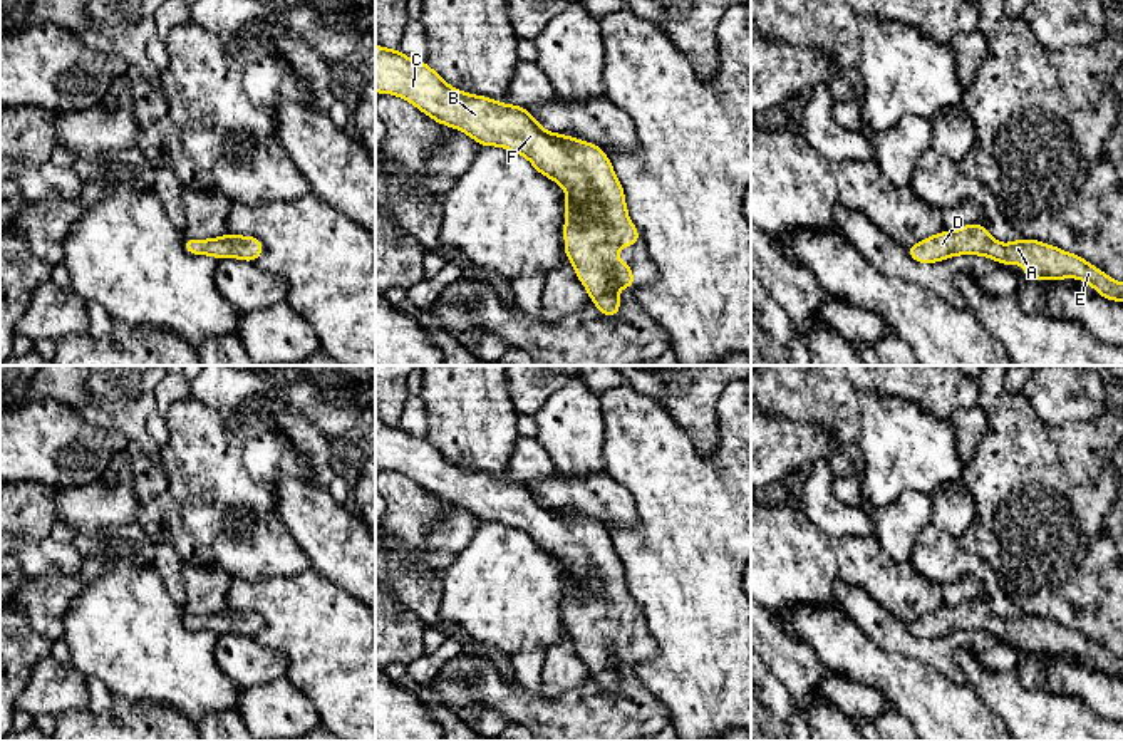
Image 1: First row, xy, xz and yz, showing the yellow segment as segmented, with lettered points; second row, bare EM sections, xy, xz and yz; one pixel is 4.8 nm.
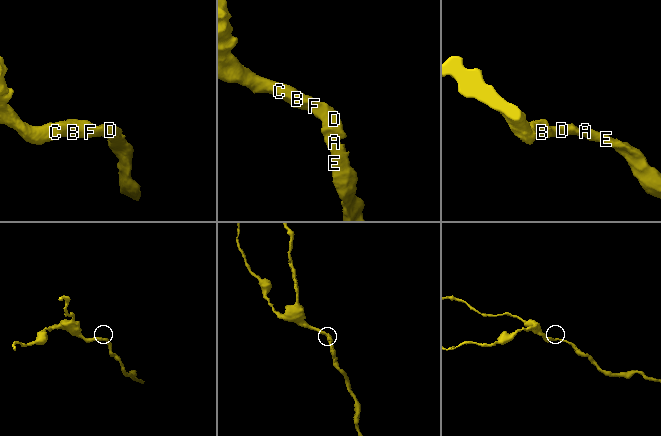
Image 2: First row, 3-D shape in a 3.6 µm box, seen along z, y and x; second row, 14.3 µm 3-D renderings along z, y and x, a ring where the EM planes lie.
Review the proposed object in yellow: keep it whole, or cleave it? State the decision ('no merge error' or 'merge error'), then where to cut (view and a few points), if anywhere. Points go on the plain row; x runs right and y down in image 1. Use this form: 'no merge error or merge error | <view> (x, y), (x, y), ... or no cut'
no merge error | no cut

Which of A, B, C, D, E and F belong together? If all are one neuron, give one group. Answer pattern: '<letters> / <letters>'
A B C D E F

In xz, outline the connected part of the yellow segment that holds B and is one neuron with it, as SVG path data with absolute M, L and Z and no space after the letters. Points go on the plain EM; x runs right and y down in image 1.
M375 421L375 466L409 476L432 496L464 506L479 521L499 521L523 530L538 548L556 557L567 568L563 600L567 634L598 686L607 692L620 687L618 664L635 662L635 656L632 642L618 635L617 625L632 622L640 612L629 593L624 563L602 523L573 511L545 506L526 483L464 469L448 461L426 438L416 438L401 426L380 421Z

